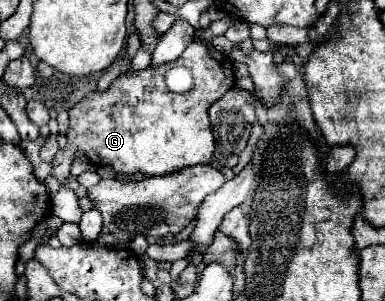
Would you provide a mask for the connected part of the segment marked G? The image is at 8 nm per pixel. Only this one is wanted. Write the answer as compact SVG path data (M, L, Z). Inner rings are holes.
M203 43L189 45L183 51L183 57L173 63L157 69L149 67L135 75L121 75L107 91L93 91L85 95L69 111L71 123L67 129L67 147L57 151L51 173L59 181L65 181L69 177L75 151L83 151L97 167L113 167L115 173L125 175L143 173L145 177L169 175L185 167L211 163L215 138L208 109L213 101L223 97L223 93L233 87L233 83L233 63L229 57L221 63L215 55L215 47ZM175 65L185 65L193 73L193 87L181 95L169 91L165 85L165 73Z

